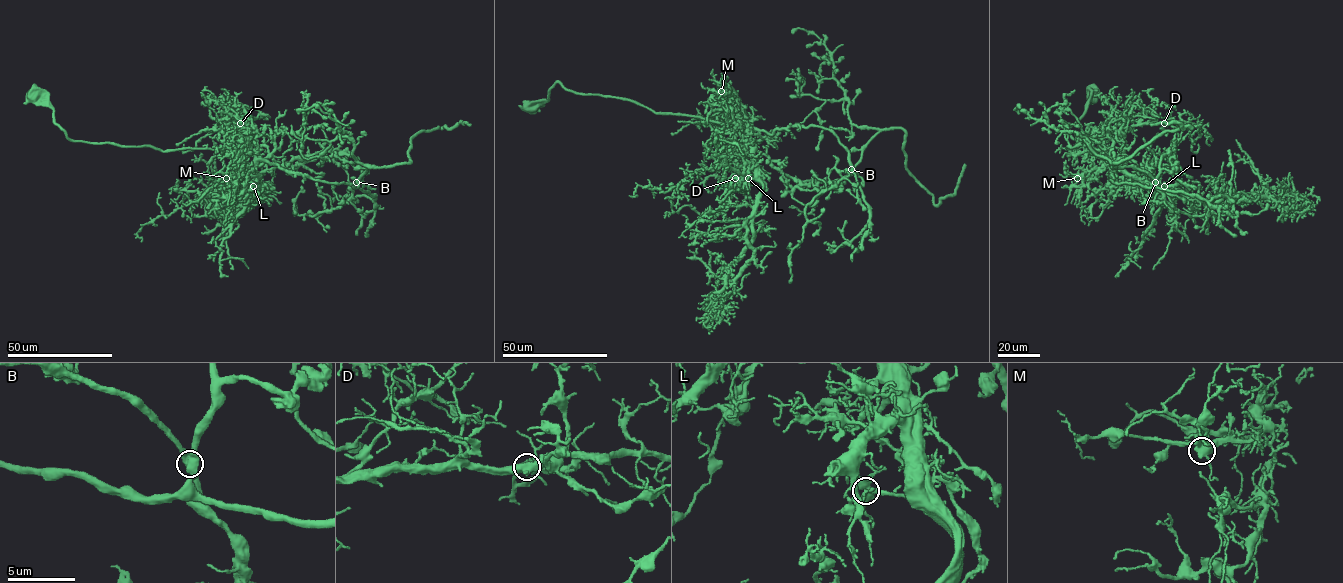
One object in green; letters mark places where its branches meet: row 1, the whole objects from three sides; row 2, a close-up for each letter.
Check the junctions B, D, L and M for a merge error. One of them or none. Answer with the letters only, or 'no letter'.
B

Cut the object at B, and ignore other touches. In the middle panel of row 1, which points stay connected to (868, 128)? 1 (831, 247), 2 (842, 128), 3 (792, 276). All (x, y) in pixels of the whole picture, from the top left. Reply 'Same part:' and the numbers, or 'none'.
Same part: 2, 3

